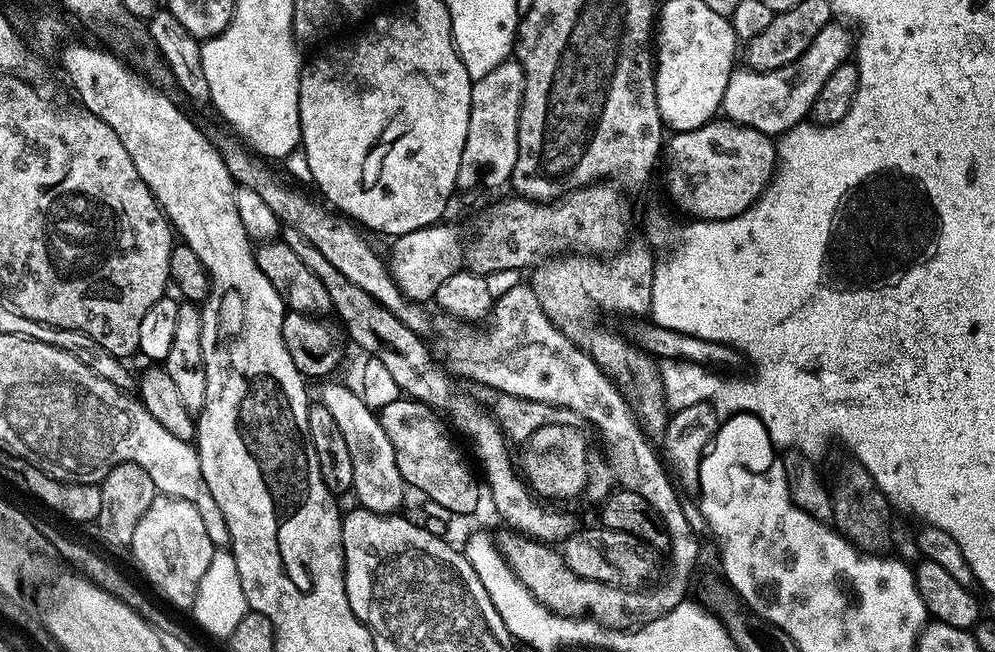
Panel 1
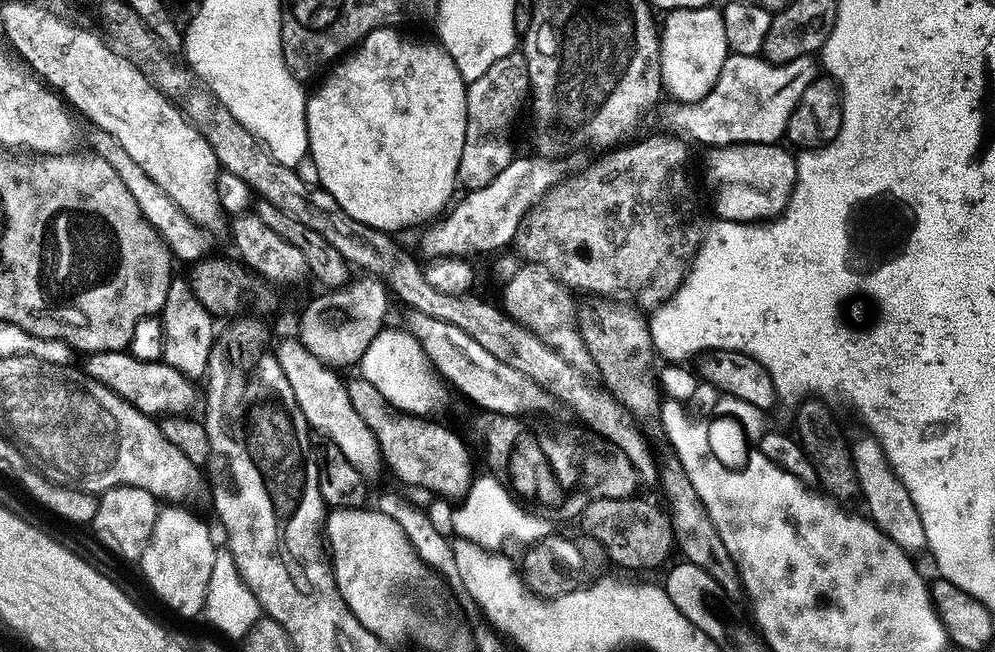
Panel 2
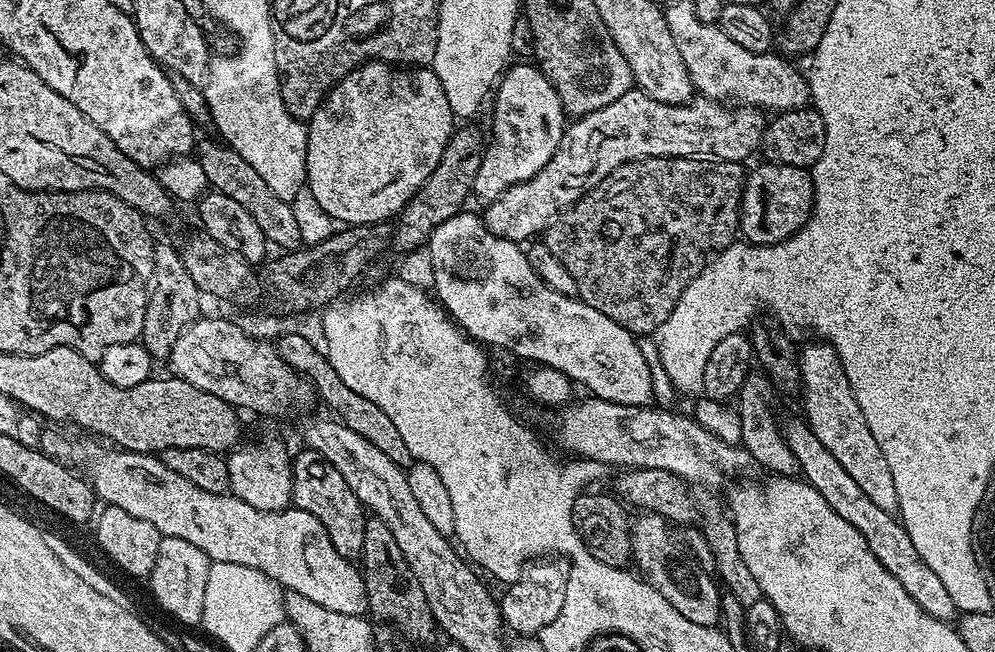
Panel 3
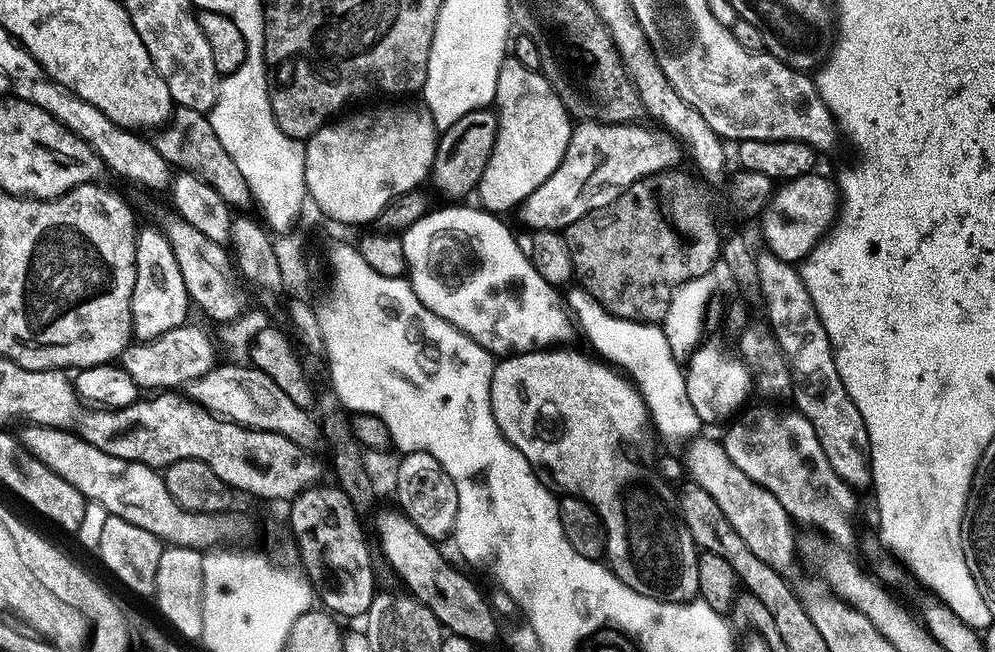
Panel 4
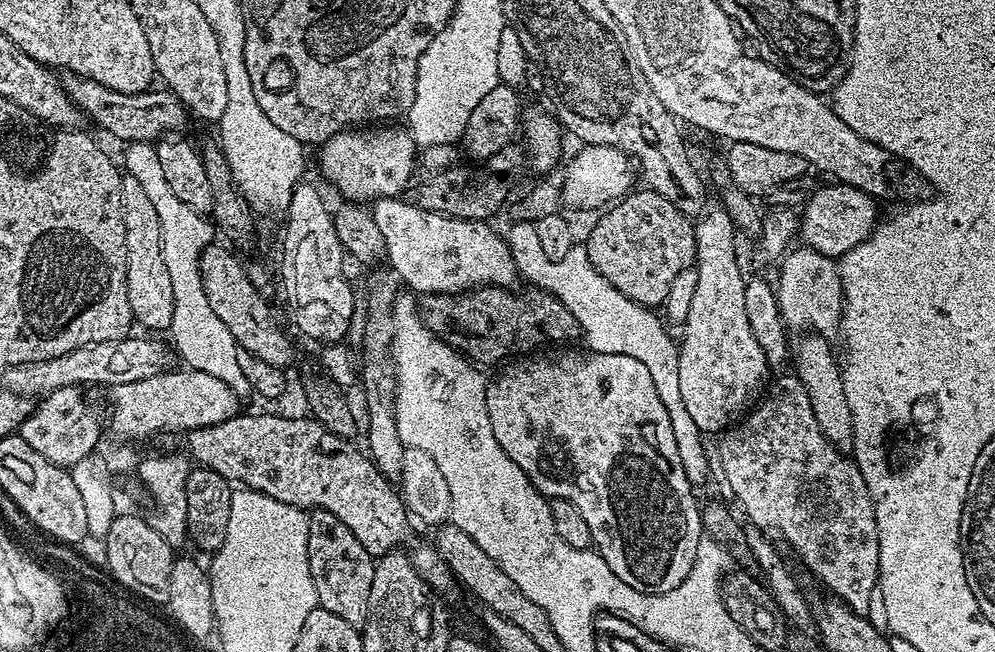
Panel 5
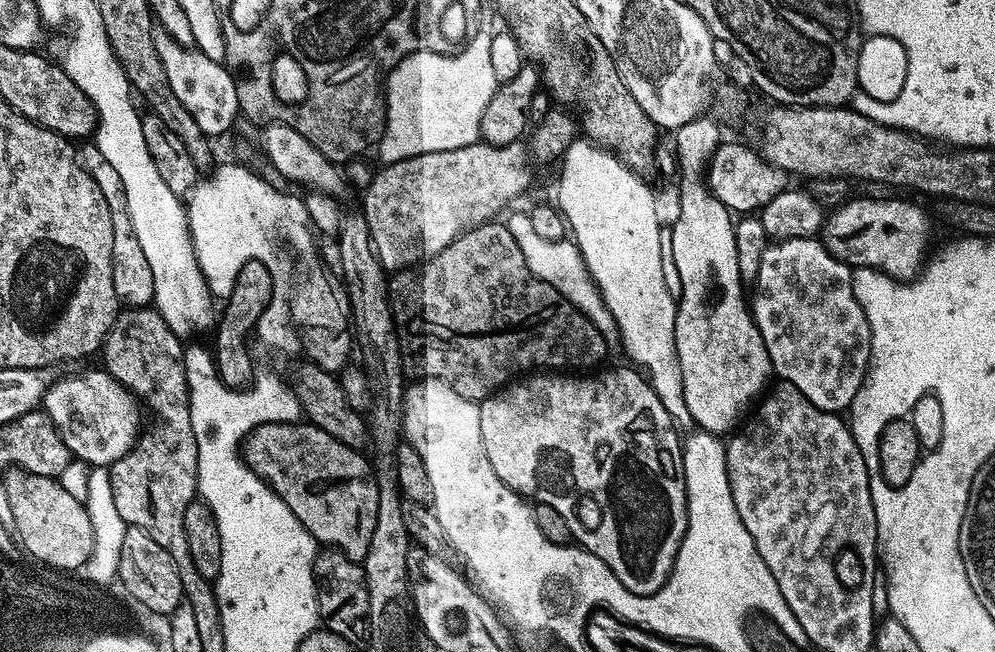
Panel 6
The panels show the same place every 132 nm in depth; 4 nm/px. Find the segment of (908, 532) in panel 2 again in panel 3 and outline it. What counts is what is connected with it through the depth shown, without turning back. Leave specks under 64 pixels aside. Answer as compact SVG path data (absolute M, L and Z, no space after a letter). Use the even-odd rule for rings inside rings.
M815 343L801 347L798 352L804 396L803 415L807 424L818 436L822 446L826 446L839 465L858 482L862 493L879 509L895 513L898 509L898 490L894 490L894 474L890 474L890 466L886 466L886 458L878 446L876 436L870 434L868 419L862 414L862 406L858 406L858 398L854 398L844 364L833 344Z

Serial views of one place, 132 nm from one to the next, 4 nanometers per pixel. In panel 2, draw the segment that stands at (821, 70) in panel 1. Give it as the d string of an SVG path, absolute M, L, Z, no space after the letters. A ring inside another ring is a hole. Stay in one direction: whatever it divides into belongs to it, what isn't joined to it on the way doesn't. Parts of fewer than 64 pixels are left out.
M729 54L722 66L722 74L718 74L718 82L710 90L710 94L701 100L689 104L668 102L661 114L660 120L667 131L679 134L685 141L697 140L700 144L727 148L734 144L775 144L785 139L790 114L794 114L794 106L802 98L802 90L810 86L810 82L818 79L818 64L812 56L794 58L794 62L785 64L771 64L763 55L738 56Z

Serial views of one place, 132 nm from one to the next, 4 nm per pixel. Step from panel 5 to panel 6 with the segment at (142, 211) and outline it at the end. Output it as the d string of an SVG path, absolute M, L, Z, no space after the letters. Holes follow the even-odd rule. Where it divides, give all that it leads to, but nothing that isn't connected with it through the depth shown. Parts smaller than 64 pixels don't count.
M88 142L88 145L78 152L79 159L84 168L92 175L94 182L98 182L98 190L102 190L102 198L106 198L106 206L110 210L112 219L112 229L114 230L114 254L112 255L112 265L114 266L114 290L121 305L133 308L142 308L153 303L155 298L154 276L150 270L150 263L146 260L145 251L142 250L141 243L131 224L130 211L127 209L126 194L122 184L122 178L110 162L102 156L100 149L95 143Z

